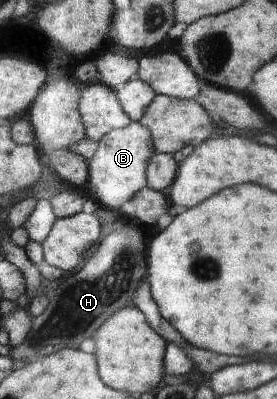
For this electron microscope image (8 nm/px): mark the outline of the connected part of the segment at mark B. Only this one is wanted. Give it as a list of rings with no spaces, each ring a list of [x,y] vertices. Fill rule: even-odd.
[[[134,121],[125,127],[110,131],[97,142],[98,148],[88,161],[88,193],[93,201],[110,210],[119,210],[148,183],[148,164],[156,154],[149,128]]]

